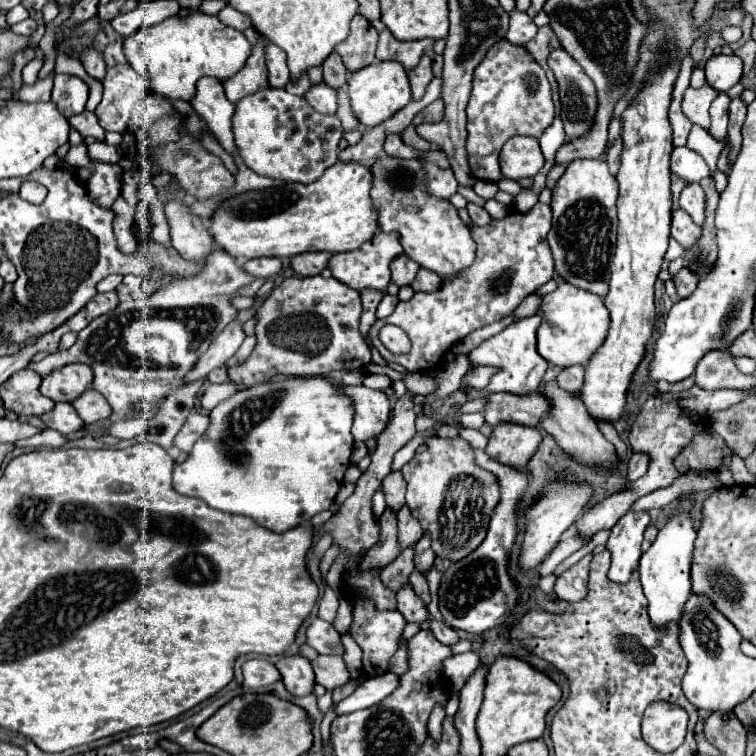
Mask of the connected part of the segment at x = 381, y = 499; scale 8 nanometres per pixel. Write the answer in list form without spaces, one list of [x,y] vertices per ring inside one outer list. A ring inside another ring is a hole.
[[[379,488],[373,495],[372,504],[375,518],[379,519],[386,508],[385,496],[381,488]]]

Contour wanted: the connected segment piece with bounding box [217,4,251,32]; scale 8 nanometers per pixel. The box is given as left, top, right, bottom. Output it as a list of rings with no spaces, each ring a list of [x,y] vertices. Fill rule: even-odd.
[[[225,6],[219,14],[219,20],[223,22],[223,24],[229,24],[229,26],[233,26],[233,28],[237,28],[237,30],[247,30],[249,26],[251,26],[251,20],[247,18],[247,14],[243,14],[243,12],[239,12],[239,10],[235,10],[233,6]]]

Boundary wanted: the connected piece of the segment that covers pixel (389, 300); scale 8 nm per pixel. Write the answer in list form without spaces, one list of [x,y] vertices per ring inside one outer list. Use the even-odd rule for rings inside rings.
[[[386,294],[383,297],[381,302],[379,303],[379,306],[377,307],[377,318],[386,318],[390,314],[392,314],[393,310],[395,309],[398,303],[398,300],[396,298],[397,296],[391,296],[389,294]]]

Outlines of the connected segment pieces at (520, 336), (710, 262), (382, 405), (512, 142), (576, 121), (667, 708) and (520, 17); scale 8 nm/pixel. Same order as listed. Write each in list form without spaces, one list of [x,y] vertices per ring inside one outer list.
[[[537,314],[535,316],[529,316],[529,318],[523,318],[519,322],[509,324],[503,332],[499,332],[497,336],[485,340],[481,346],[477,346],[475,350],[469,352],[471,368],[477,368],[477,366],[493,366],[493,368],[497,368],[497,372],[491,376],[487,388],[483,388],[483,390],[467,388],[465,390],[467,400],[473,400],[473,398],[477,398],[481,394],[491,394],[491,392],[531,394],[531,392],[537,392],[539,390],[539,386],[543,382],[543,374],[547,370],[547,362],[537,352],[535,332],[537,332],[539,324],[541,324],[541,318]]]
[[[707,176],[699,184],[705,190],[705,222],[703,222],[703,232],[701,232],[699,242],[695,246],[691,246],[691,250],[685,250],[685,254],[683,254],[685,266],[691,272],[695,272],[697,276],[705,274],[707,270],[711,270],[711,266],[715,266],[715,258],[717,258],[715,208],[717,208],[717,200],[719,200],[719,194],[715,192],[713,178]]]
[[[363,384],[359,386],[341,386],[343,394],[347,394],[355,402],[355,420],[353,420],[353,436],[355,440],[369,440],[379,436],[391,414],[391,404],[381,390],[371,390]]]
[[[511,136],[501,154],[499,154],[501,170],[505,178],[533,178],[545,164],[539,142],[531,136]]]
[[[553,50],[547,58],[549,68],[555,74],[555,80],[559,84],[559,96],[561,96],[561,120],[565,126],[565,134],[567,138],[579,138],[583,136],[591,124],[593,124],[593,116],[597,110],[597,96],[595,96],[595,86],[591,82],[591,78],[587,78],[587,74],[583,72],[583,68],[563,50]]]
[[[653,702],[643,716],[643,738],[657,752],[673,752],[687,734],[689,714],[671,702]]]
[[[511,10],[511,12],[509,12],[509,32],[507,32],[505,38],[507,38],[511,44],[523,46],[523,44],[527,44],[535,34],[537,34],[537,26],[535,26],[535,22],[533,22],[525,12],[519,12],[519,10]]]

